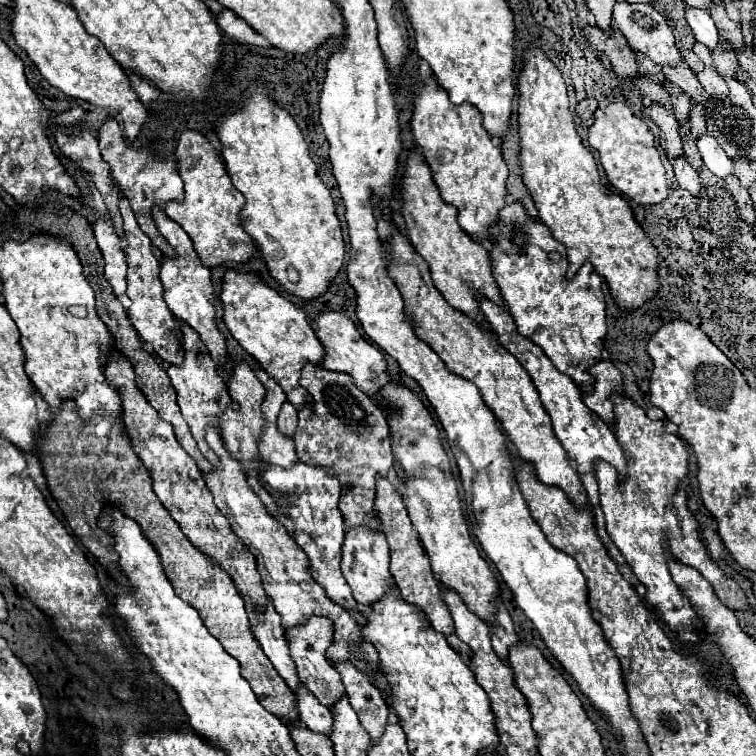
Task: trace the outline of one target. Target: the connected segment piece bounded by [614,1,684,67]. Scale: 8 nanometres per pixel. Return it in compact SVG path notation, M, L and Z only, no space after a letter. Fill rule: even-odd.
M618 1L614 5L614 23L622 31L622 35L628 39L630 47L636 53L644 53L648 59L652 59L658 65L678 65L682 63L682 55L678 53L678 47L674 43L674 35L670 31L670 25L662 21L662 15L652 5L630 5L624 1Z

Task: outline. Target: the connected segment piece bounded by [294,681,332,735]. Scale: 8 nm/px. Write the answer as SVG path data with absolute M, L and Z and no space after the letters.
M300 681L298 689L302 689L302 693L294 693L296 695L294 707L298 709L298 719L306 727L310 727L312 731L330 735L330 729L332 729L332 713L330 713L330 709L324 707L316 699L316 695L306 687L306 683Z

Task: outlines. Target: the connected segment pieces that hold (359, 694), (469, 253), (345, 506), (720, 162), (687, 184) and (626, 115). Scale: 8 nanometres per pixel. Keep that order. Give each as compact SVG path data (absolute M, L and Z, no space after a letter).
M332 661L332 667L340 673L350 705L358 713L362 727L376 741L382 735L390 715L386 701L382 699L380 691L372 685L370 677L358 667L354 667L352 661Z
M412 149L408 159L406 159L406 171L402 177L402 185L398 187L398 193L402 197L402 217L406 223L408 237L418 251L418 255L424 257L424 261L430 265L432 281L436 289L444 295L444 299L460 309L462 313L482 321L482 311L478 307L478 301L474 297L476 291L492 299L494 303L504 303L498 291L498 285L492 277L492 267L490 267L490 257L486 247L480 241L474 241L456 221L458 209L454 205L448 205L442 201L438 187L432 179L430 165L422 157L420 149Z
M306 363L302 367L302 375L300 375L300 385L306 387L310 391L312 403L306 403L304 409L298 413L298 429L294 435L296 441L296 455L300 461L306 461L310 465L322 465L326 467L332 475L336 475L342 483L342 497L340 497L340 511L344 517L346 527L354 527L354 525L370 525L372 521L376 521L376 511L374 511L374 481L376 481L376 473L386 475L388 469L392 467L392 449L390 449L390 429L388 429L388 421L382 409L376 407L376 401L366 397L366 393L362 393L352 377L348 373L338 373L338 371L328 371L322 369L320 365L314 363Z
M708 133L708 135L702 135L698 139L698 151L702 155L702 161L704 165L720 179L728 177L734 173L734 165L732 165L732 159L724 153L724 149L718 145L718 141Z
M680 157L680 159L674 159L672 167L674 167L674 173L676 173L678 185L680 185L682 189L690 191L694 197L700 197L700 189L702 189L700 177L698 177L698 173L690 167L690 163L688 163L684 157Z
M610 103L602 117L594 119L588 129L588 143L598 151L606 179L620 193L640 205L654 205L666 199L670 185L666 181L666 169L660 161L660 153L654 147L654 135L648 131L644 121L636 117L628 105Z

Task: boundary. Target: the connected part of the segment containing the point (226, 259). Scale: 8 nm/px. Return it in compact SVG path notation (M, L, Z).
M184 131L176 143L176 157L180 161L180 177L184 181L184 201L166 201L164 213L172 217L194 241L196 253L208 267L224 263L246 263L252 257L254 241L244 231L238 211L244 205L242 193L232 185L222 157L212 143L198 131Z

